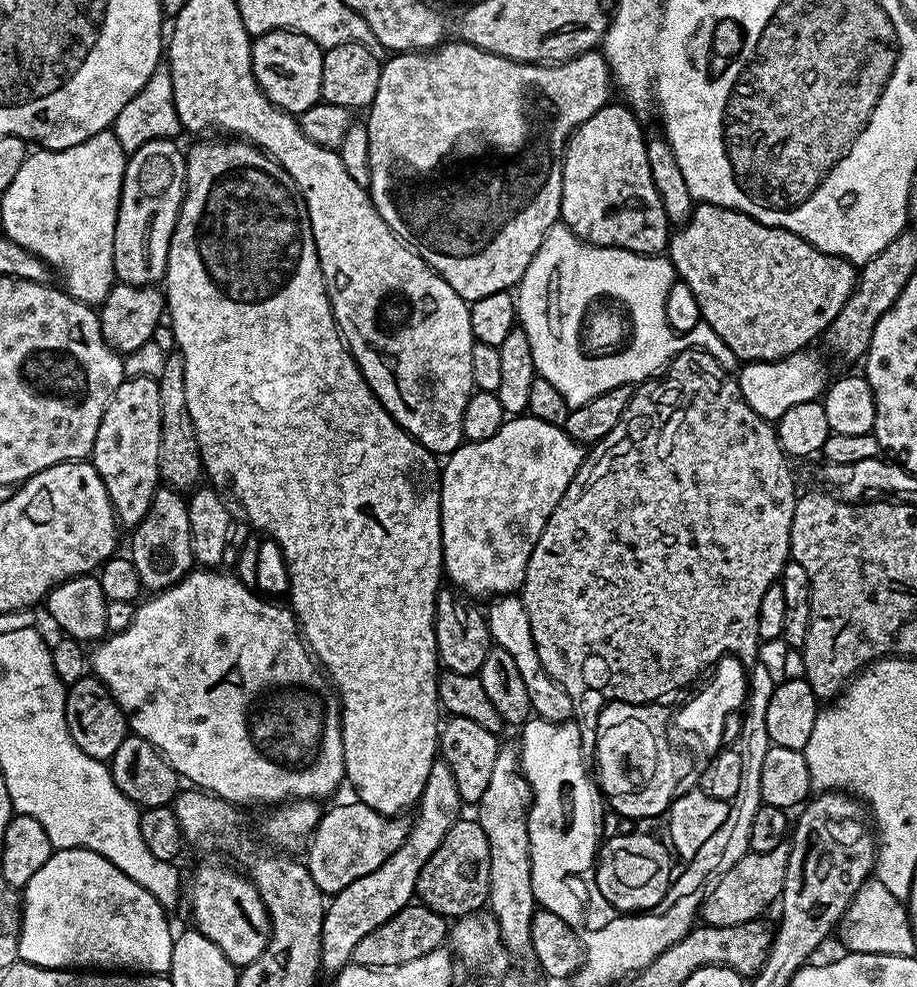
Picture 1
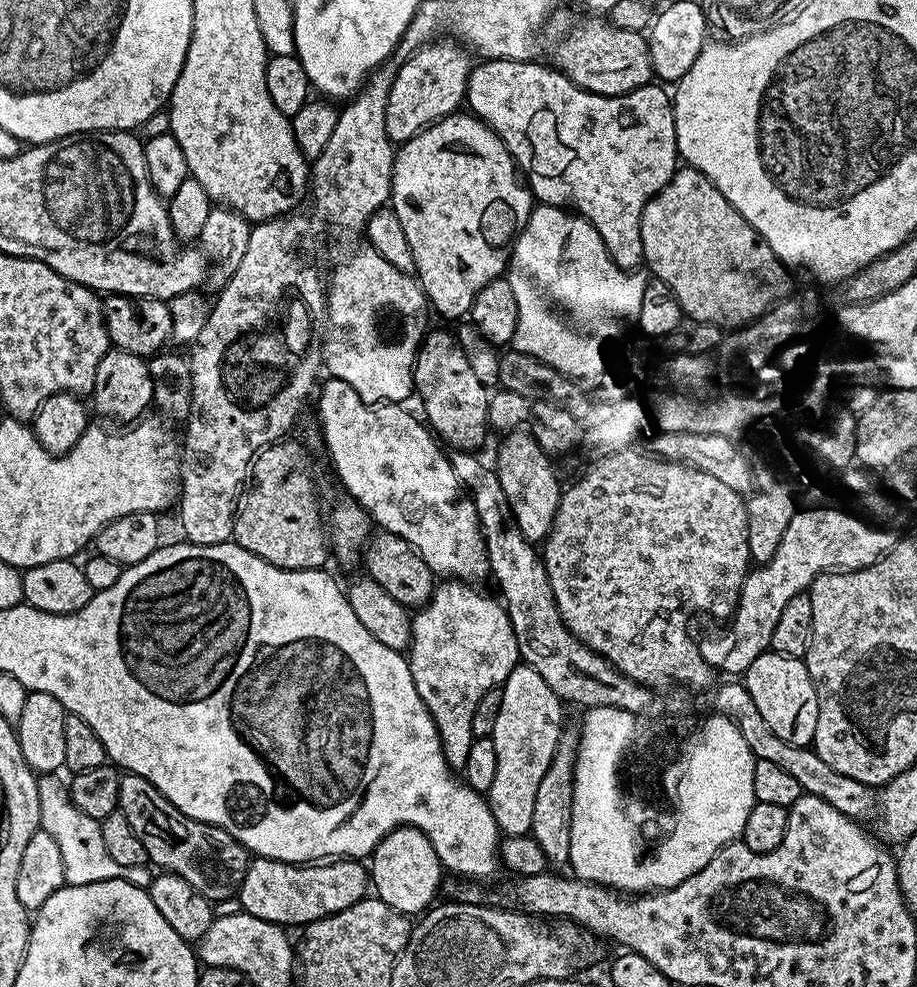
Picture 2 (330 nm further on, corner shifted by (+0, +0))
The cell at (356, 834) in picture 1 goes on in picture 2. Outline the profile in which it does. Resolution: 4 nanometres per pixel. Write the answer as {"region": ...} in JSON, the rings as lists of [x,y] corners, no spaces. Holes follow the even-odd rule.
{"region":[[[256,858],[246,870],[246,878],[242,878],[242,886],[238,893],[238,903],[245,912],[254,914],[254,918],[266,918],[266,922],[274,922],[281,926],[300,924],[307,926],[316,920],[326,918],[330,914],[338,914],[346,910],[346,906],[354,906],[354,902],[365,899],[370,888],[370,872],[356,858],[332,858],[327,862],[310,864],[287,864],[281,860],[265,860]]]}

